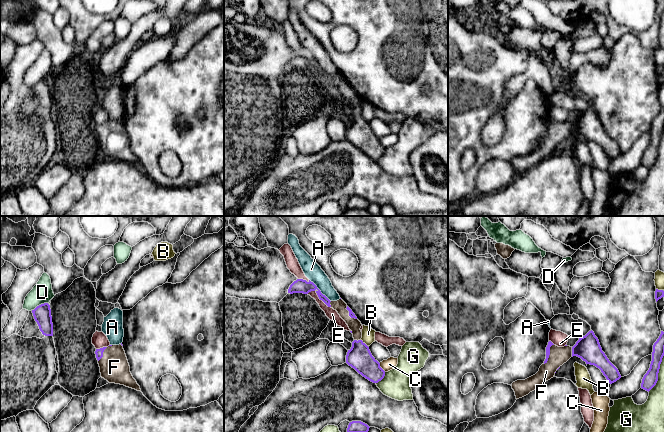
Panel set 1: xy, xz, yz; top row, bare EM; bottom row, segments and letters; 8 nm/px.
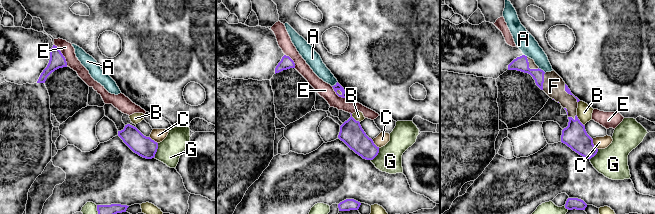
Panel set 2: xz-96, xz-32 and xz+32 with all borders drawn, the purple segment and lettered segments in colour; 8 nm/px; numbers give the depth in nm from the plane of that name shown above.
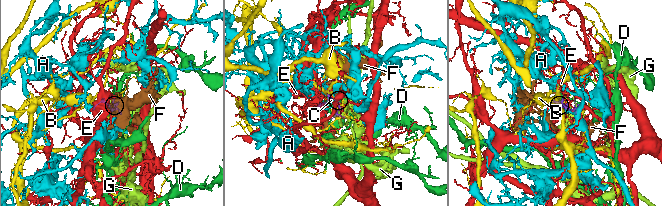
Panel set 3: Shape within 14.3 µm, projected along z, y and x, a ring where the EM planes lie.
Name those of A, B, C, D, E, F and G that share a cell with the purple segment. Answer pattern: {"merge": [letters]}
{"merge": ["F"]}

